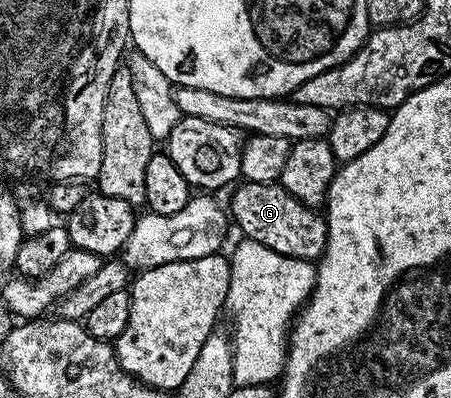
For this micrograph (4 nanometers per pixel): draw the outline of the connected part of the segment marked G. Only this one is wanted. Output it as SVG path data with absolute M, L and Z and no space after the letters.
M246 182L238 188L230 198L230 206L228 202L228 210L247 239L258 241L284 257L321 259L328 240L326 220L321 213L295 202L294 197L280 184Z

